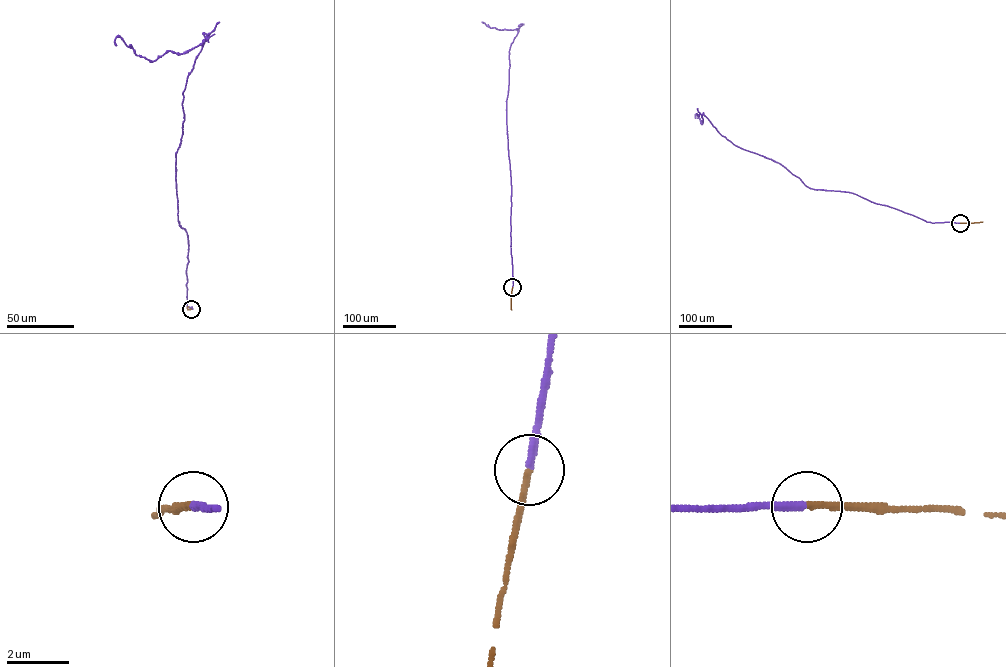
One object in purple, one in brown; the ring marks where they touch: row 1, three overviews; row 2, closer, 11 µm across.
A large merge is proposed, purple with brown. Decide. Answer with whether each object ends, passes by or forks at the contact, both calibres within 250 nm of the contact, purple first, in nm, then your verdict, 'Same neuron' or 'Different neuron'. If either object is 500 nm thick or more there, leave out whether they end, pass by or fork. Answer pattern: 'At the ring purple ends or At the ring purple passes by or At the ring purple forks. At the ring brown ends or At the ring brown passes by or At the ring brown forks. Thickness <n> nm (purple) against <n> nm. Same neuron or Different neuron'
At the ring purple ends. At the ring brown ends. Thickness 280 nm (purple) against 200 nm. Same neuron

